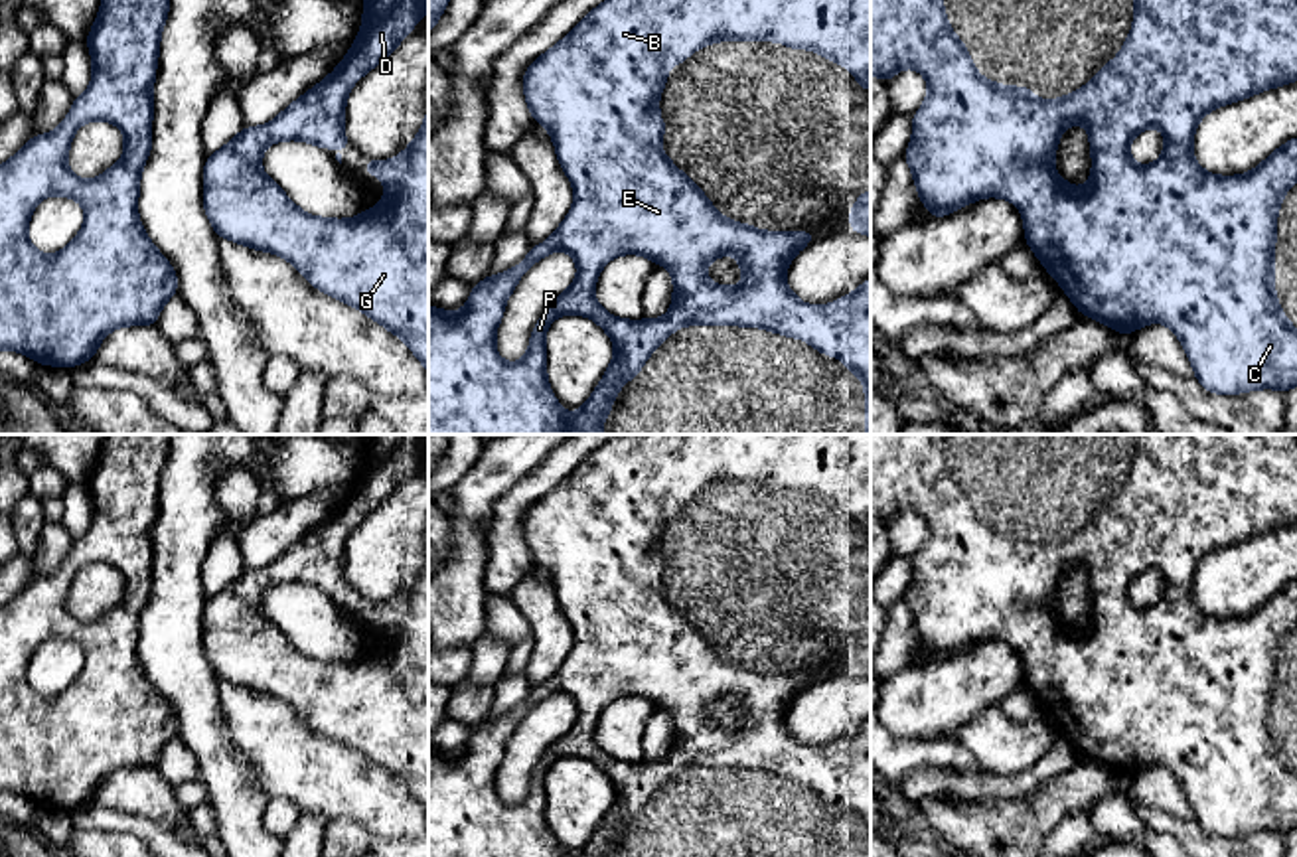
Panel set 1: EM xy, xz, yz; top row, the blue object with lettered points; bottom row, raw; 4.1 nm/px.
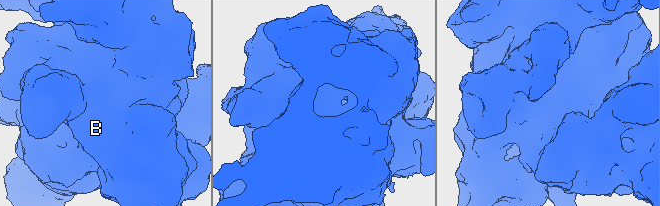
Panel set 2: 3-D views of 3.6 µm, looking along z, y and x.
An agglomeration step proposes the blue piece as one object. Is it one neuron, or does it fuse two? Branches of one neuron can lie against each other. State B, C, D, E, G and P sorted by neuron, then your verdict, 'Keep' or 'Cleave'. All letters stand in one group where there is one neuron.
Groups: B C D E G P. Keep

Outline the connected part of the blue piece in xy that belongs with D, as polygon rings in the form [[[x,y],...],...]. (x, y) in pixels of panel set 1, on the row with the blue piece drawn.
[[[363,0],[361,30],[342,63],[316,87],[263,126],[245,126],[203,166],[203,211],[219,239],[280,255],[314,286],[361,310],[401,338],[428,373],[428,105],[422,128],[393,160],[363,162],[371,180],[383,176],[385,197],[357,217],[332,219],[302,211],[263,174],[263,150],[272,142],[302,140],[318,148],[351,148],[343,134],[351,85],[389,57],[428,12],[428,0]]]

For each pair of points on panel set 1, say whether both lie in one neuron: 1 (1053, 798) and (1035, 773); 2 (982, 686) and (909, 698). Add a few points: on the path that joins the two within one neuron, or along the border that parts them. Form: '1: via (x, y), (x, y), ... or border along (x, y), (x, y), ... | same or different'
1: border along (1080, 759), (1068, 771), (1031, 792), (999, 800) | different
2: via (964, 686), (940, 698), (926, 698) | same

